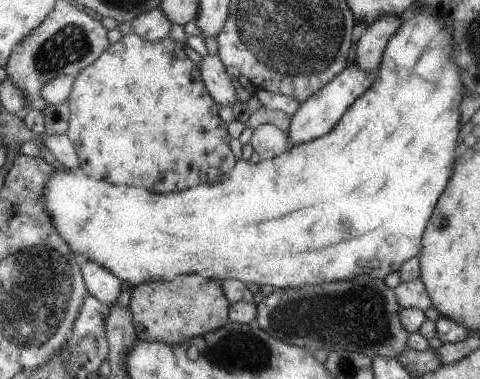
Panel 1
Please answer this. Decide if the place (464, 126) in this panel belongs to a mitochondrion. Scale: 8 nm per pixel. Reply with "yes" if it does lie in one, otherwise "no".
no

